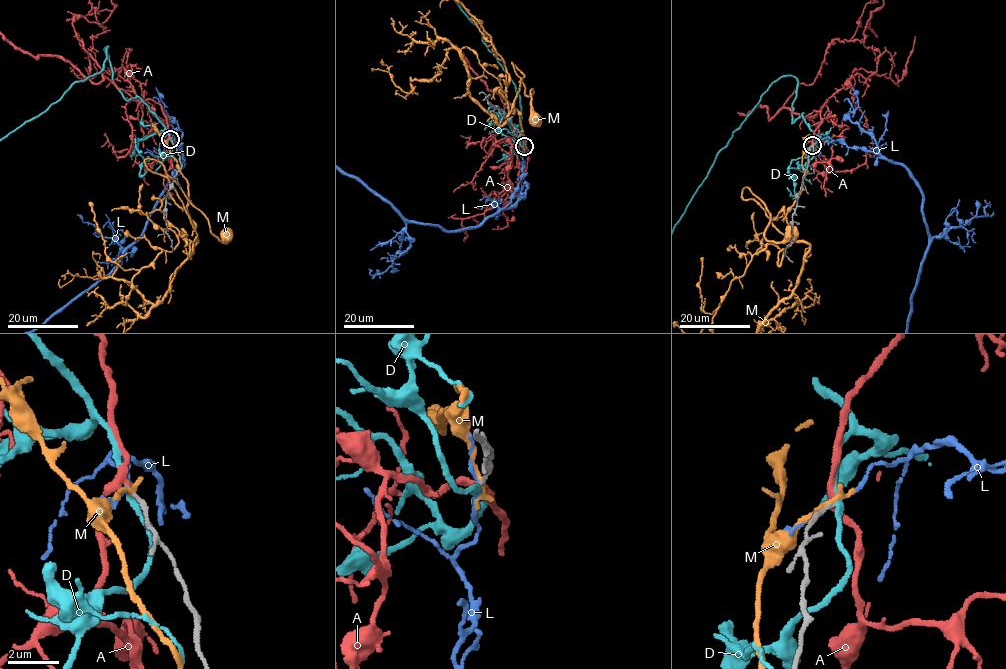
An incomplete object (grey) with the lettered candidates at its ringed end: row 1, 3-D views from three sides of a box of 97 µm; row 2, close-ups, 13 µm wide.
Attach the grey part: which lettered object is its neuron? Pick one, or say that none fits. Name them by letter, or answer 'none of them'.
A

